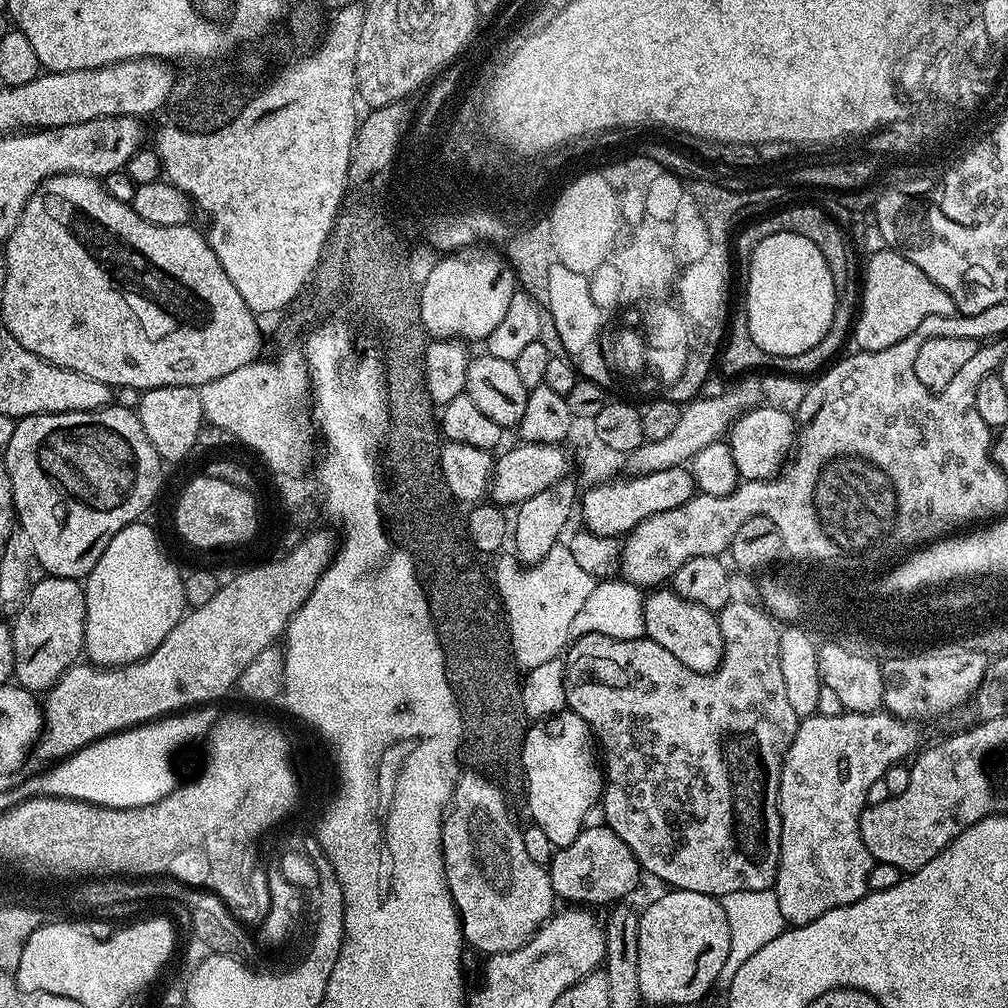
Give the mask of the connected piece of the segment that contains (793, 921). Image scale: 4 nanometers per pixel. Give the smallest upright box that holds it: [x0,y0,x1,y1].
[774,710,920,925]

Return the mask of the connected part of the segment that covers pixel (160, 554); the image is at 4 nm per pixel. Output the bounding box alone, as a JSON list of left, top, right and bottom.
[83,522,186,668]

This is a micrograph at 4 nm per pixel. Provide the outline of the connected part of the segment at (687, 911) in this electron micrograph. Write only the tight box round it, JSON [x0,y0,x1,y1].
[638,890,730,1005]

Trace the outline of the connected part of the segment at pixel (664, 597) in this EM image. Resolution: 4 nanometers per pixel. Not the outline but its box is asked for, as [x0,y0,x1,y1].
[644,586,724,672]

